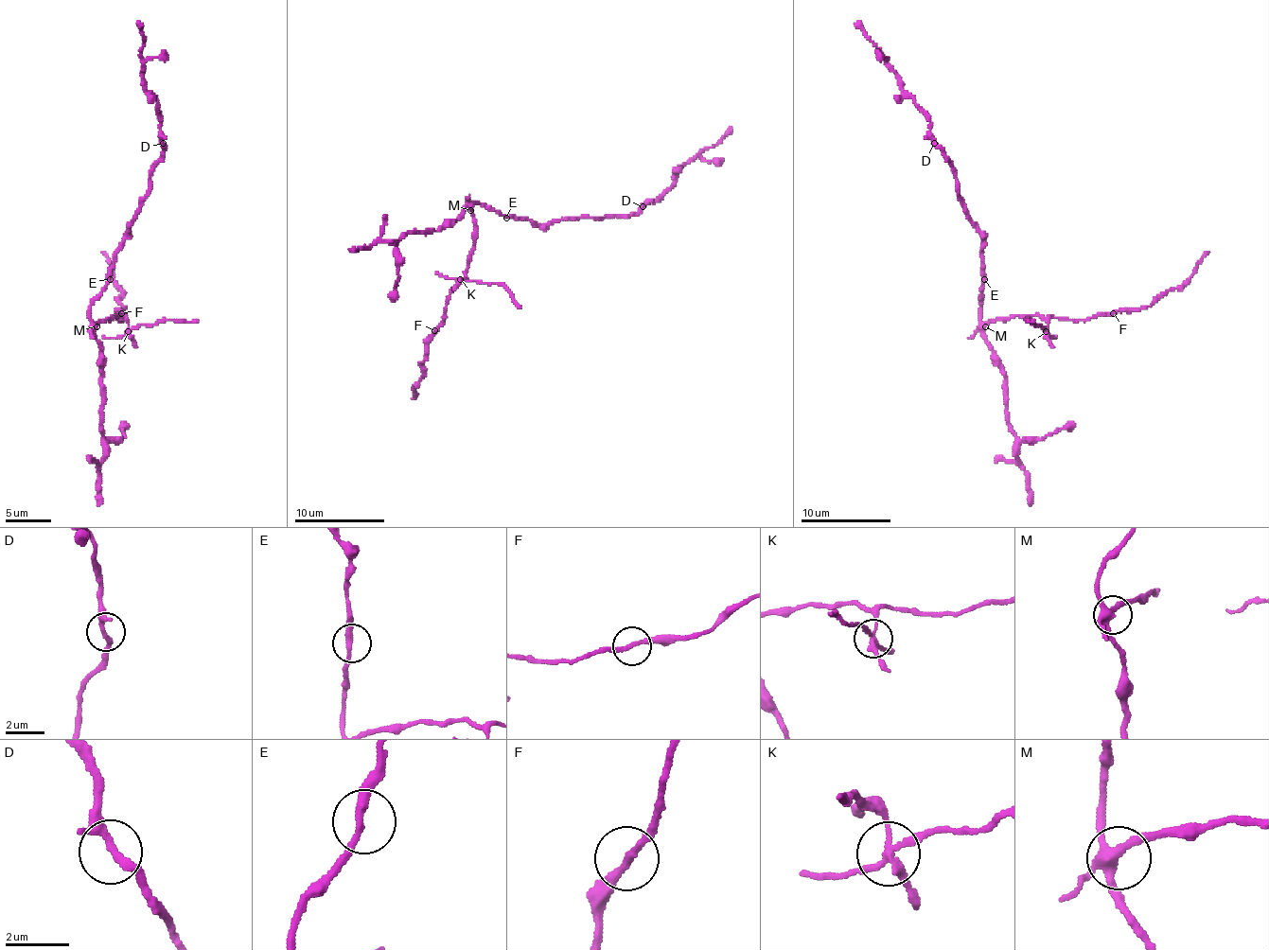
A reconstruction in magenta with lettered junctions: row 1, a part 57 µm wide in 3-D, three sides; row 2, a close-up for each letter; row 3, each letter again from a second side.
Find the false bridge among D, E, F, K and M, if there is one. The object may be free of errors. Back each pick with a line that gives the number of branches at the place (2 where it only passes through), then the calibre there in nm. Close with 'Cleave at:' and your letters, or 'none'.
K: Branches: 4. Thickness 200 nm
Cleave at: K

